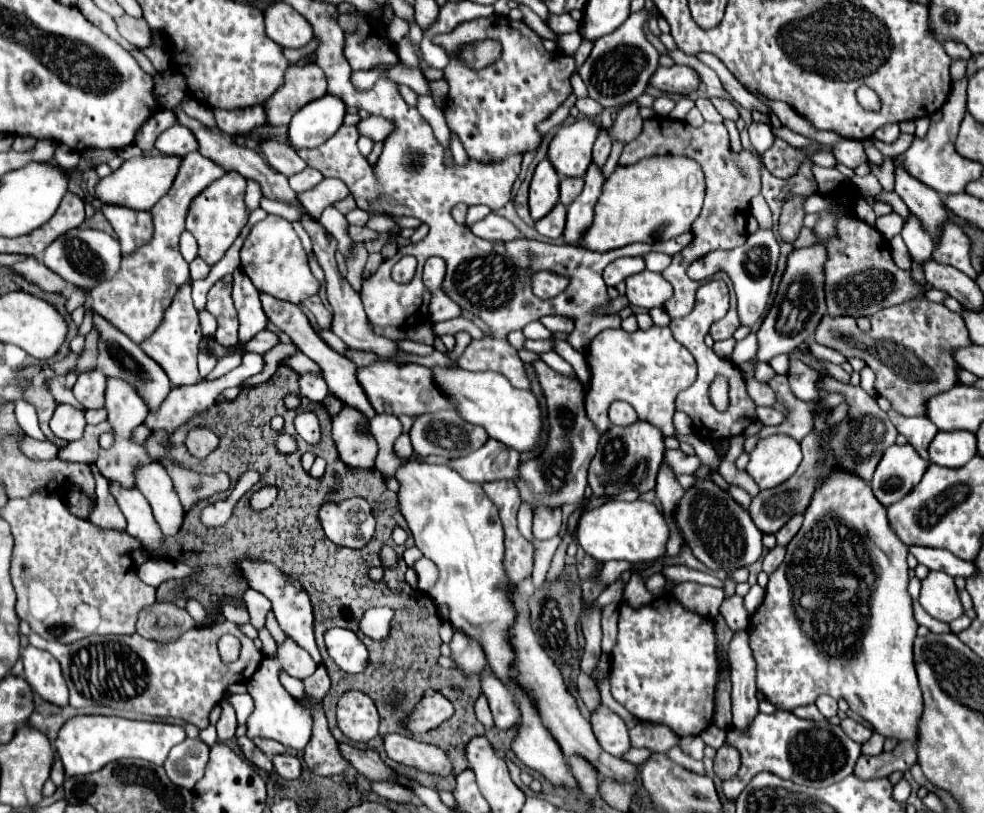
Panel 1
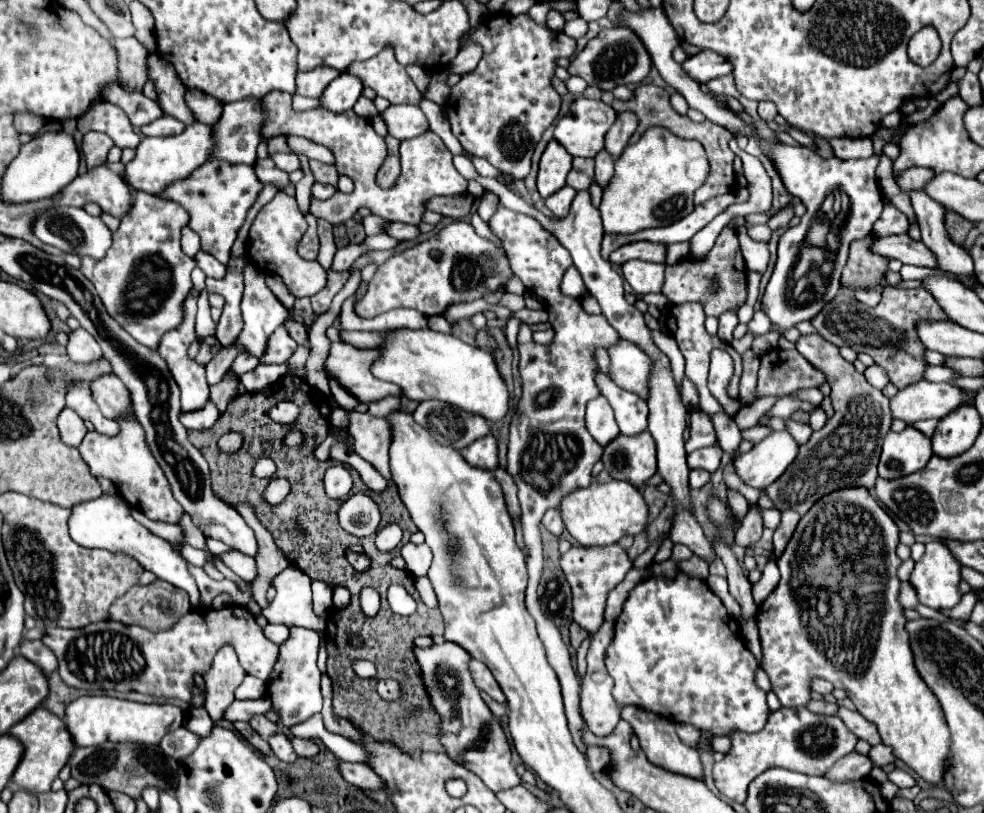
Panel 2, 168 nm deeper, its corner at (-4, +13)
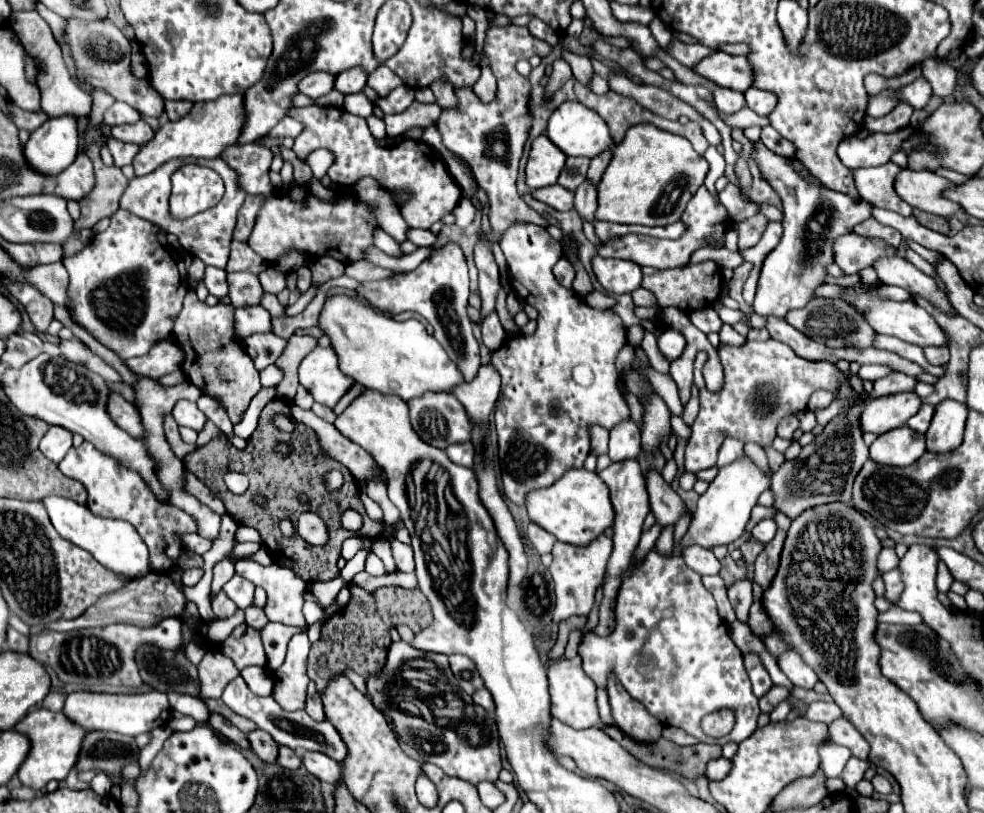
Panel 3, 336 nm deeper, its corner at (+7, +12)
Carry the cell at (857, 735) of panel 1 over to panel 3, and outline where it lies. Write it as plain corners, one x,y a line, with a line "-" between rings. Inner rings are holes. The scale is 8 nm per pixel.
839,717
837,721
833,721
829,725
829,735
831,735
833,743
849,747
855,757
867,759
867,755
869,755
869,743
865,741
865,737
845,717

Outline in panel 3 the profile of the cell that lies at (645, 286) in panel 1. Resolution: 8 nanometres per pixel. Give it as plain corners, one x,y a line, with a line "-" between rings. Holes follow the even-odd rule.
595,257
591,261
593,273
599,279
599,283
609,291
609,293
633,293
635,289
641,287
641,267
633,261
621,261
621,259
603,259

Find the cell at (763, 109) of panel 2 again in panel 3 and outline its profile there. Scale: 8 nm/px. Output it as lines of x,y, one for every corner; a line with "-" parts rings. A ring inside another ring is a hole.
749,87
745,91
745,99
747,99
747,107
753,109
757,115
769,115
777,103
777,97
769,91
759,91

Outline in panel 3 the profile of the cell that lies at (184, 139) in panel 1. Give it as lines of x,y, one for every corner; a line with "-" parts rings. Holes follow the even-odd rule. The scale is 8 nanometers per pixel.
143,119
133,125
117,125
111,129
111,137
119,139
119,141
127,141
127,143
137,143
137,145
145,145
153,135
155,135
155,131

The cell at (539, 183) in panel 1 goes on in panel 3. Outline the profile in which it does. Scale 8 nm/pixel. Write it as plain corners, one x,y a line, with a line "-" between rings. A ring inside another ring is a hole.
539,135
533,141
527,161
527,185
529,189
541,189
557,183
557,177
565,165
567,155
557,149
547,135

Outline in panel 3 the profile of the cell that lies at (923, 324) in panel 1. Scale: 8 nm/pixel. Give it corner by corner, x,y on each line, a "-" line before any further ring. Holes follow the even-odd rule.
815,297
809,301
803,309
793,309
785,315
785,321
811,337
817,343
823,343
827,347
855,347
855,349
867,349
873,347
873,327
865,319
861,319
861,313
853,309
853,305
845,305
841,299
825,299
825,297

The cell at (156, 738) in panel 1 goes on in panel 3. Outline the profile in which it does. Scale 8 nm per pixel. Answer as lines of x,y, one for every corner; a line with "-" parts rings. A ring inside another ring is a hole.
77,691
67,695
63,713
71,717
73,723
81,725
87,733
89,731
115,731
123,735
137,737
141,733
153,731
159,723
165,725
169,721
169,701
165,693
149,691
143,695
111,695
111,693
87,693

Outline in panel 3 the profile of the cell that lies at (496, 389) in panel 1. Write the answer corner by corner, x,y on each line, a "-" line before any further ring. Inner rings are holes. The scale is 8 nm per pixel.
335,295
325,301
319,327
329,335
341,371
367,389
409,401
425,393
451,393
453,387
465,383
457,363
449,359
441,343
415,319
401,323
357,297

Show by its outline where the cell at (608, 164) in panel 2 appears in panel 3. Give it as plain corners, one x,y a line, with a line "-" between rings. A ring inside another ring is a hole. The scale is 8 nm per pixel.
589,179
575,191
575,211
581,215
581,219
595,221
593,213
597,209
597,187
589,185

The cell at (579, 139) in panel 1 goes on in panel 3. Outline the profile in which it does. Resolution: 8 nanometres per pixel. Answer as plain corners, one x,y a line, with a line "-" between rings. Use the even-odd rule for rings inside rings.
565,101
561,103
547,123
547,137
569,157
589,157
593,159
601,151
609,149
613,145
607,123
593,111
581,105
579,101

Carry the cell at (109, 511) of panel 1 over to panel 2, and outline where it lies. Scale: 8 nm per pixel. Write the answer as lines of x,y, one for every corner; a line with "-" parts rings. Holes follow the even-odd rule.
102,494
100,498
92,500
92,502
74,504
70,510
68,528
70,528
70,538
76,544
80,544
84,548
100,548
100,550
120,552
120,554
132,556
134,560
140,562
142,568
154,572
160,580
166,580
166,582
174,584
176,588
186,590
190,594
192,602
196,602
200,598
194,576
188,572
188,566
186,566
184,558
180,556
180,552
174,550
166,540
154,536
148,528
138,524
130,516
130,506
126,504
124,498
120,498
120,496
112,498
108,494

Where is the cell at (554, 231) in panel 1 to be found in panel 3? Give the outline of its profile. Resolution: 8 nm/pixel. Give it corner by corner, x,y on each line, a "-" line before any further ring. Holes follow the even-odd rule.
549,185
545,189
535,189
533,197
549,207
553,207
555,211
571,211
573,209
573,193
563,189
561,185

